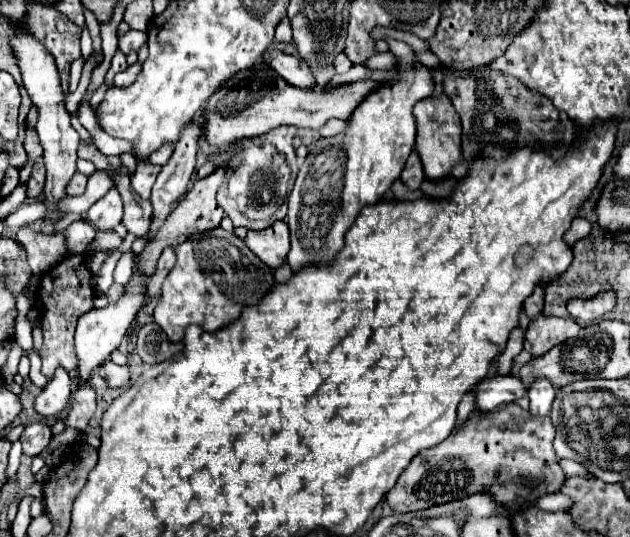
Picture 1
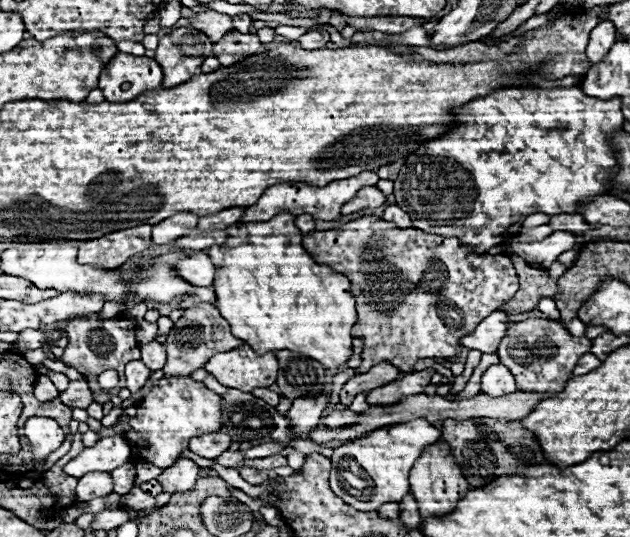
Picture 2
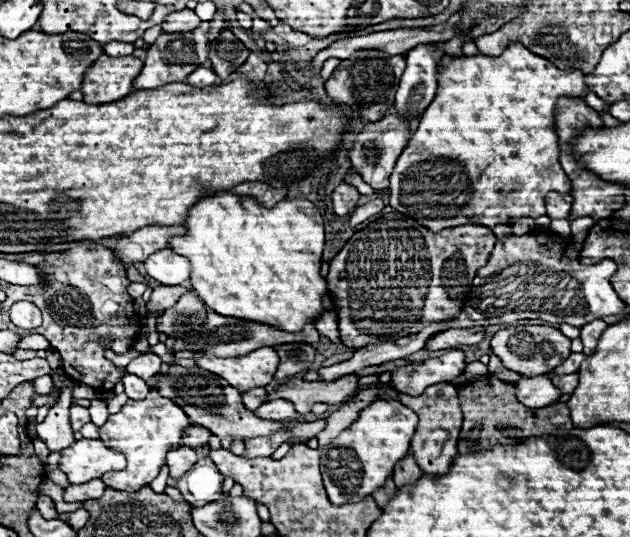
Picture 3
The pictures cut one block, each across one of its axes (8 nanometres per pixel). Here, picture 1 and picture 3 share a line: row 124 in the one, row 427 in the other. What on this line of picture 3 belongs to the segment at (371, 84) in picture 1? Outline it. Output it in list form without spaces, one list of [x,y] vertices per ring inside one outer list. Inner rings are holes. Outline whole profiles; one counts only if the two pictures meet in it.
[[[170,366],[168,374],[158,374],[154,388],[160,396],[168,396],[174,404],[180,404],[192,424],[208,428],[212,434],[220,438],[248,438],[248,436],[268,436],[268,432],[278,432],[280,422],[256,418],[250,410],[244,408],[240,400],[240,392],[220,380],[220,376],[212,376],[212,372],[204,372],[204,368],[184,368]],[[316,420],[316,422],[296,424],[296,426],[290,428],[290,432],[292,432],[294,436],[300,436],[300,438],[314,438],[322,428],[324,428],[324,420]]]

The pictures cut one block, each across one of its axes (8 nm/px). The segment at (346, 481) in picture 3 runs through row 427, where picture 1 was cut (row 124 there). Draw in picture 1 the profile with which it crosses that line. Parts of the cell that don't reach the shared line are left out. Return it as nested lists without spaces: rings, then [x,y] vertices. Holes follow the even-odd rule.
[[[392,38],[386,40],[398,60],[398,78],[384,82],[376,94],[364,98],[344,134],[320,138],[310,146],[310,154],[298,172],[286,216],[292,240],[288,252],[292,274],[298,274],[306,264],[328,264],[336,258],[344,248],[344,234],[360,210],[386,200],[414,150],[416,118],[412,108],[416,102],[434,94],[434,80],[430,70],[416,62],[414,50],[408,44]]]

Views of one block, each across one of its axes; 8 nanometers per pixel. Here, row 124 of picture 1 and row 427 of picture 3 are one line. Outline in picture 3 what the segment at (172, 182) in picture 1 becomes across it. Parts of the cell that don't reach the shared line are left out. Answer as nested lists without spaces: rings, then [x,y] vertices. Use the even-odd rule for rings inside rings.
[[[188,426],[184,430],[184,436],[182,436],[182,446],[202,448],[202,446],[206,446],[206,442],[208,442],[210,436],[212,436],[212,432],[208,432],[202,426]]]

